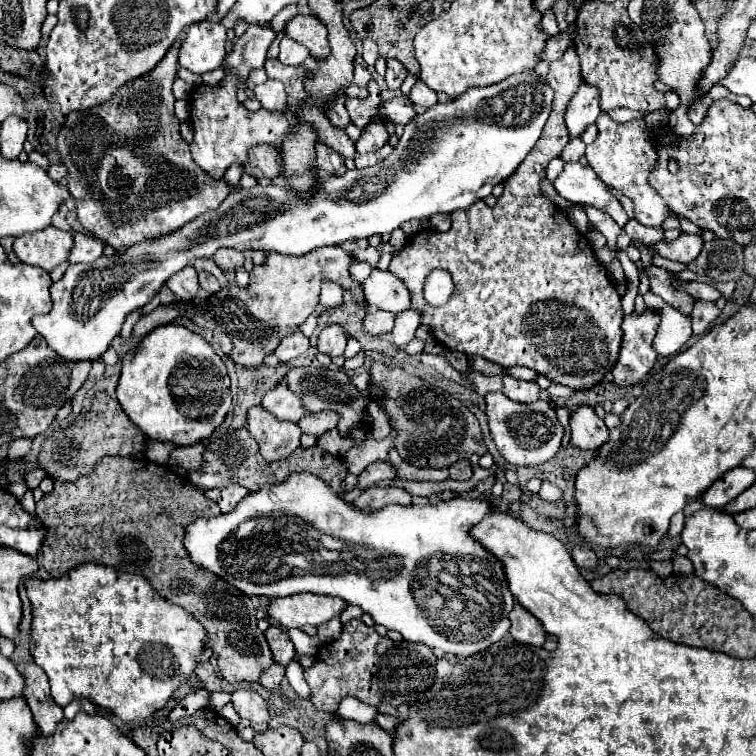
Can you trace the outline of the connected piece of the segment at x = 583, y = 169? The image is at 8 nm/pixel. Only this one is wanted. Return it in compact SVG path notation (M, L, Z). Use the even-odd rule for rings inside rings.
M565 163L559 177L553 181L555 191L571 203L595 203L597 209L607 211L617 225L627 223L627 213L621 209L621 203L607 191L607 185L599 181L597 173L589 165Z

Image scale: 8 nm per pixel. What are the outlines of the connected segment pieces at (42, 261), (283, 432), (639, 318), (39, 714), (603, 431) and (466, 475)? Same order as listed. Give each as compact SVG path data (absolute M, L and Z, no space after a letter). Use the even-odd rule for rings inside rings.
M55 227L41 229L39 233L27 233L15 237L13 251L15 255L29 265L39 265L45 271L51 271L59 263L67 261L73 245L73 235Z
M261 405L251 407L247 413L247 429L259 443L259 451L265 461L279 461L289 457L299 447L301 429L297 423L279 421Z
M631 313L623 319L623 345L619 351L619 361L611 369L613 385L631 387L649 373L657 357L651 345L657 325L659 317L653 313Z
M27 665L25 673L25 685L27 685L27 705L33 711L33 719L41 731L43 737L49 737L55 733L55 727L63 721L63 709L55 705L51 693L49 693L49 679L45 671L37 665Z
M581 403L571 409L569 427L571 427L571 445L579 449L595 451L609 437L609 429L605 427L603 419L599 419L595 409L587 403Z
M457 461L455 465L449 467L451 471L451 479L459 479L459 481L469 481L473 477L473 469L469 461Z

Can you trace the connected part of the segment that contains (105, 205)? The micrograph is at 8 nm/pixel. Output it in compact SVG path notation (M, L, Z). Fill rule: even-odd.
M185 33L179 35L175 45L171 45L163 61L159 61L151 73L137 77L131 85L123 85L123 89L115 93L115 101L95 105L83 113L69 113L57 135L57 151L61 155L61 163L67 167L67 189L75 199L77 219L87 233L111 245L115 251L129 249L131 245L139 245L139 241L147 241L151 237L175 233L175 229L181 229L187 221L193 221L207 209L217 209L229 193L223 179L213 181L193 163L189 145L179 135L179 119L173 113L175 97L171 93L171 85L177 77L177 55L183 37Z

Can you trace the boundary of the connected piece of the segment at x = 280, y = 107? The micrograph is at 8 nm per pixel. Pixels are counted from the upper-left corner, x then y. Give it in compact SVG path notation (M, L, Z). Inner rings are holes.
M269 79L267 83L255 87L255 97L267 111L285 111L287 107L287 95L283 91L283 85L279 85L279 81Z

